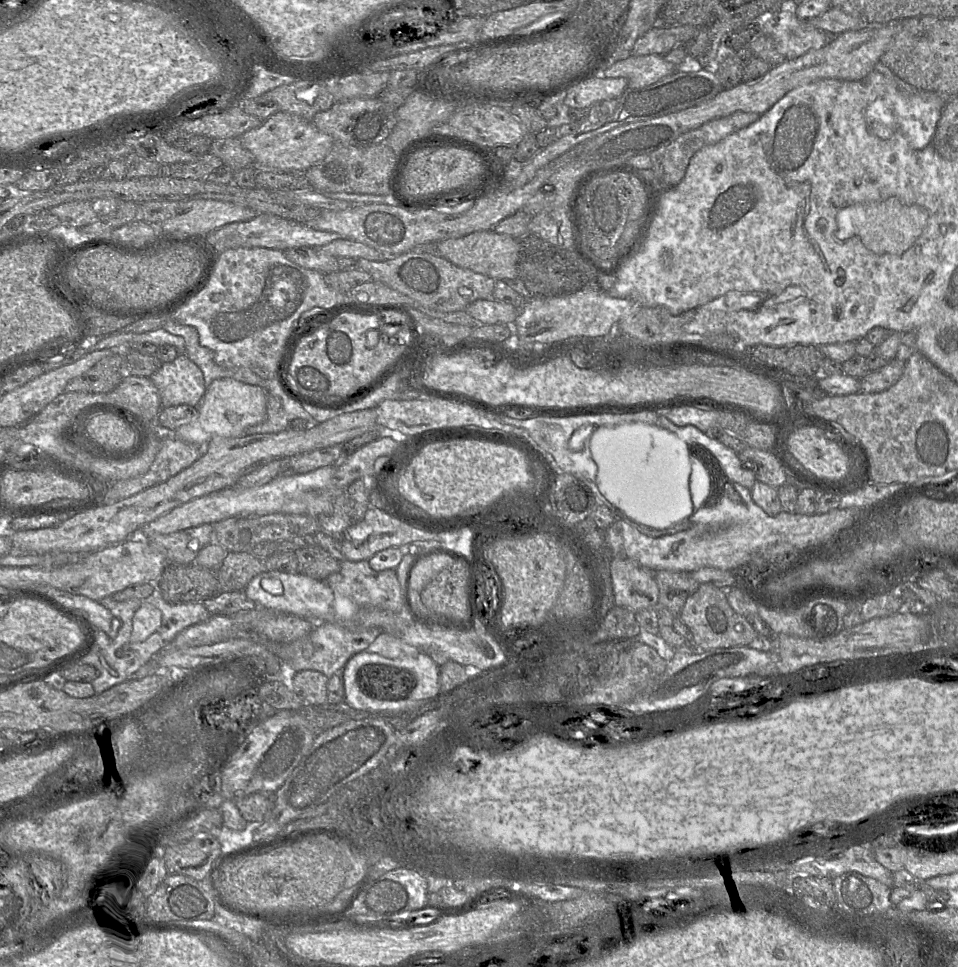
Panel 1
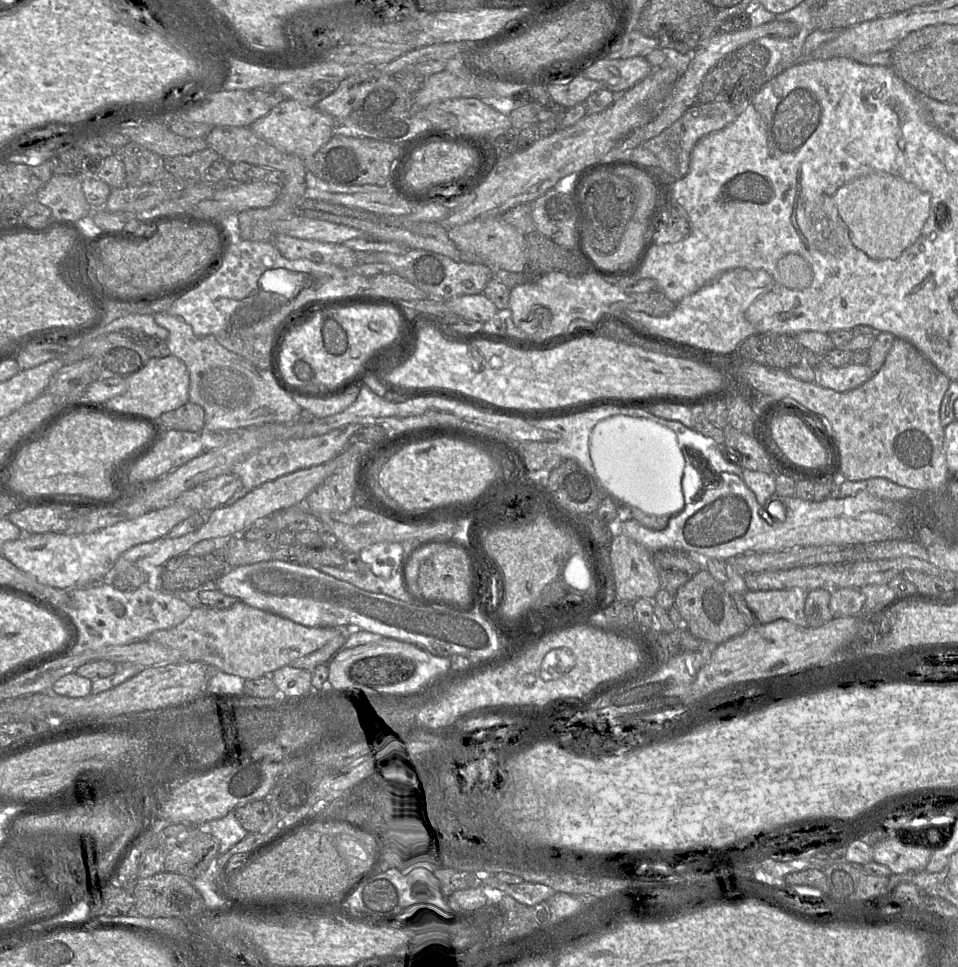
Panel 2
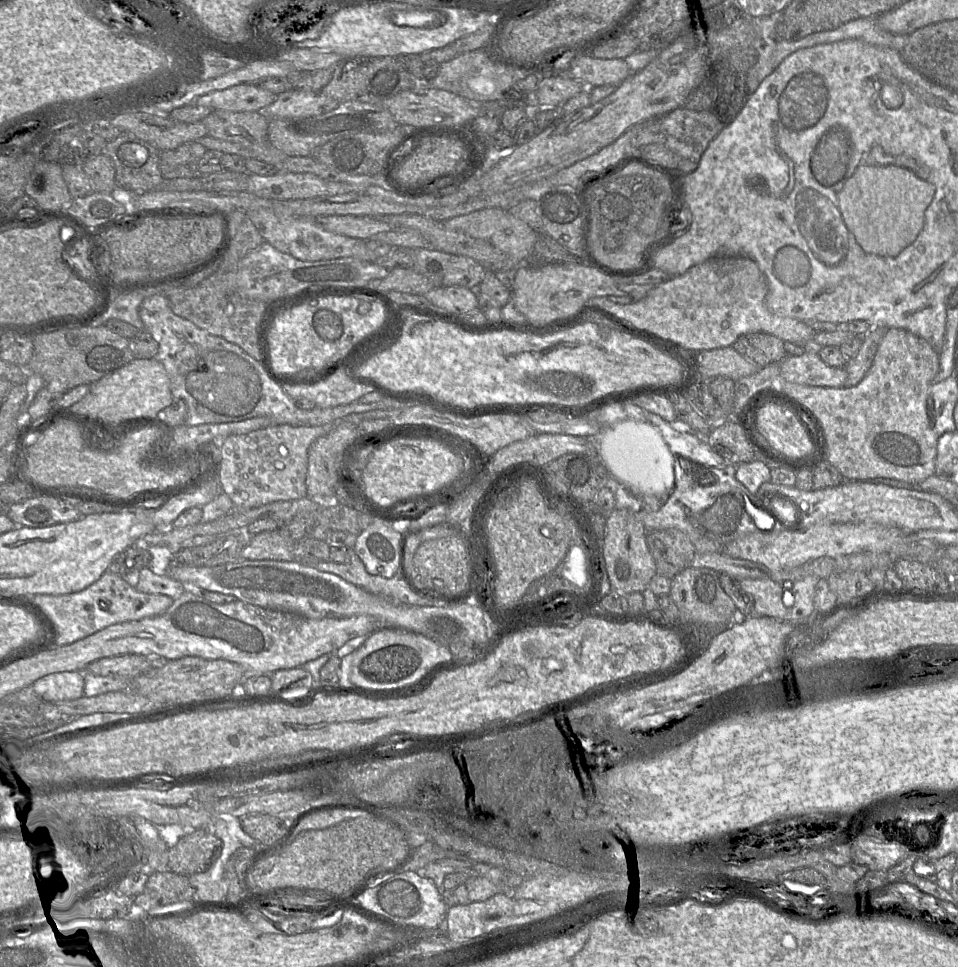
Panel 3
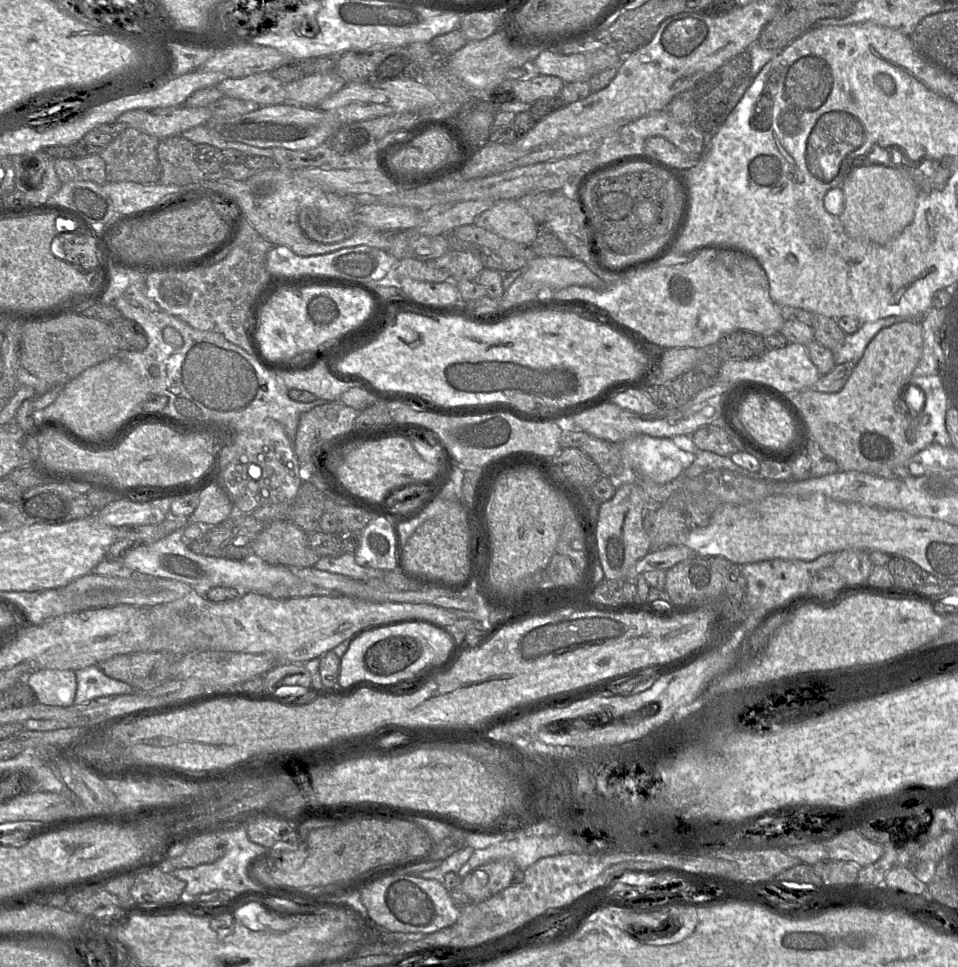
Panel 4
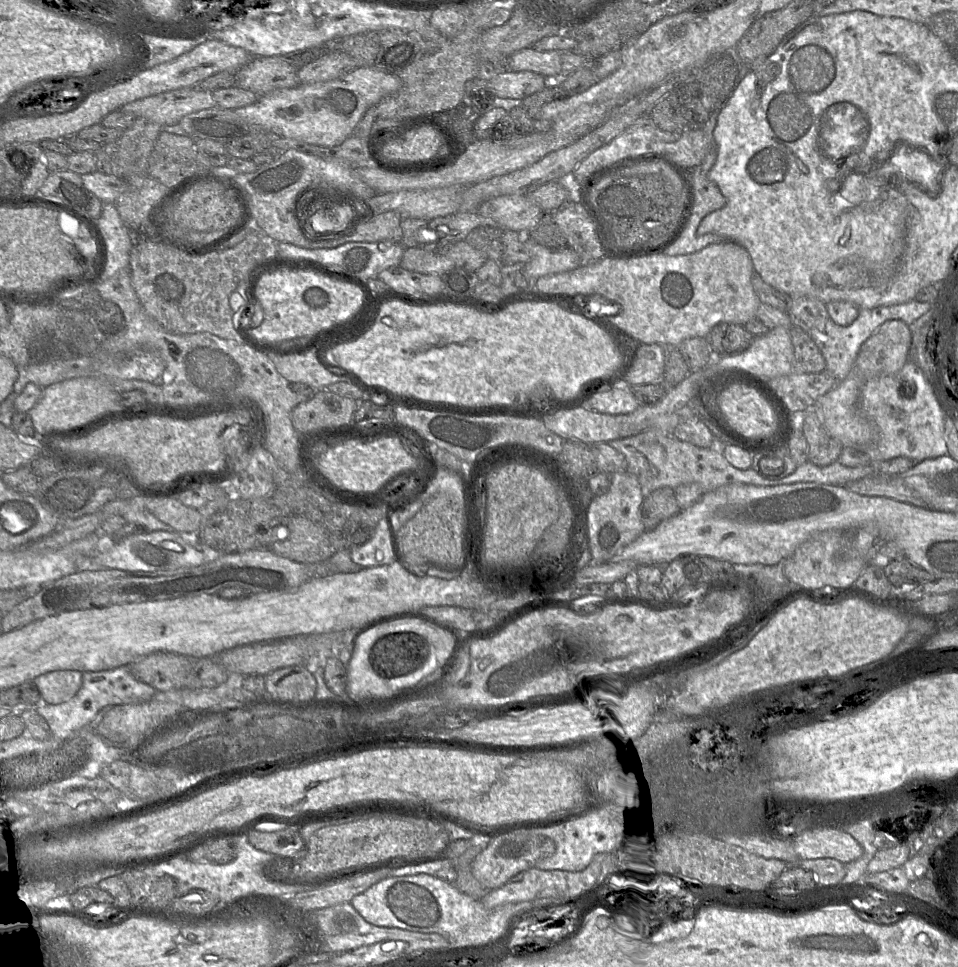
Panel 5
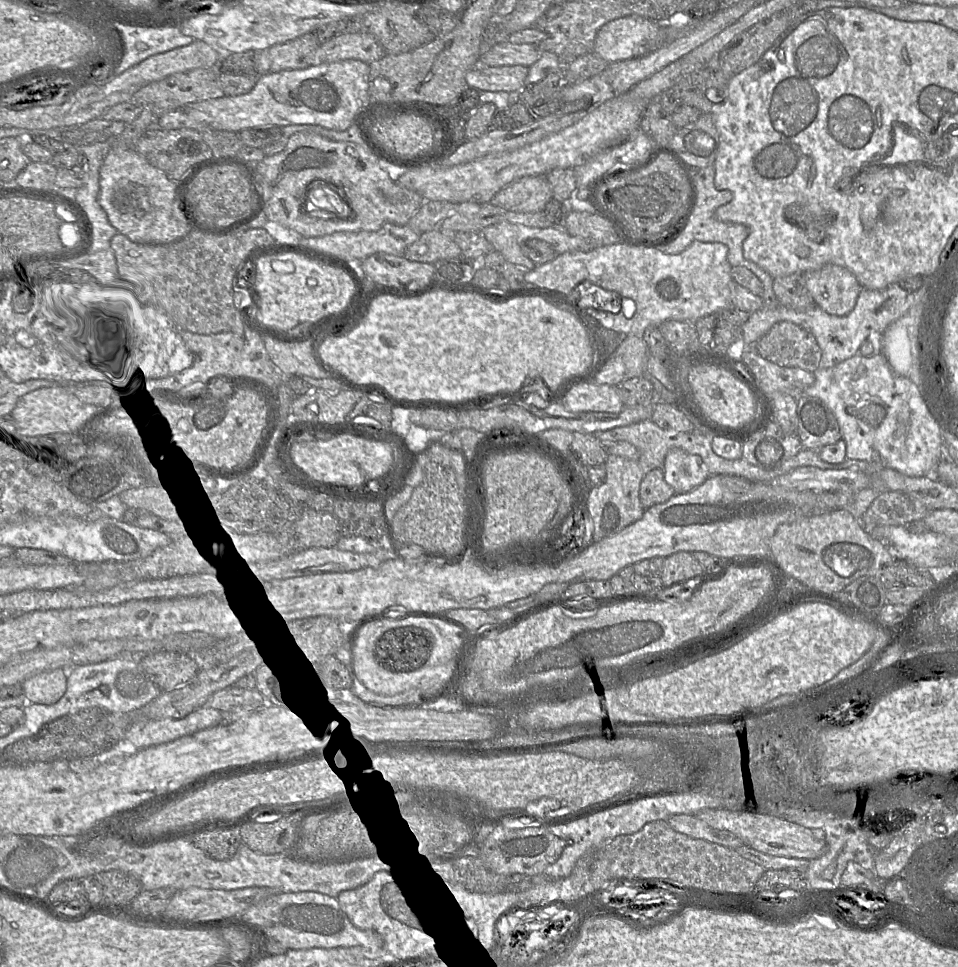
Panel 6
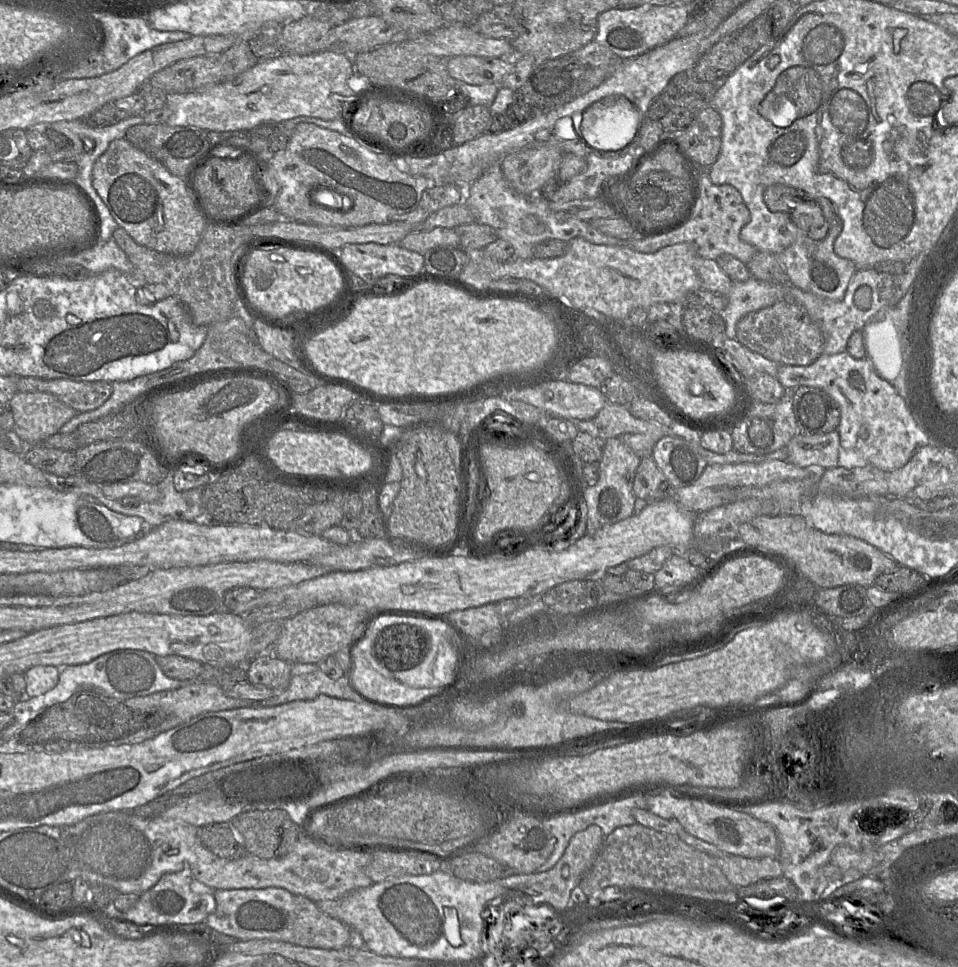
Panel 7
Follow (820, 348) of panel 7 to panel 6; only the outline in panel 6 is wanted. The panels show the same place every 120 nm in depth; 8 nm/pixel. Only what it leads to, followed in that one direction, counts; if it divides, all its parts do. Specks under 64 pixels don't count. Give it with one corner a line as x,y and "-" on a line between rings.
790,321
774,324
756,342
755,351
780,366
798,367
811,372
820,367
821,349
816,338

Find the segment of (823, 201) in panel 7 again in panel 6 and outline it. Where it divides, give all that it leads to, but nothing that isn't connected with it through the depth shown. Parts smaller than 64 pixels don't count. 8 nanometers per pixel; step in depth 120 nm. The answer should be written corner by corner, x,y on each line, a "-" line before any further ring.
827,264
803,276
815,303
824,311
844,316
854,309
862,286
849,269

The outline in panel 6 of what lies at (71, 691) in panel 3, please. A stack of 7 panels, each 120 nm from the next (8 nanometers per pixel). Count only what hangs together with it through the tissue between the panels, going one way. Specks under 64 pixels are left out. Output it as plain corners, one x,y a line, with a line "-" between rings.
67,669
43,671
25,680
22,688
28,702
51,705
59,701
67,689

